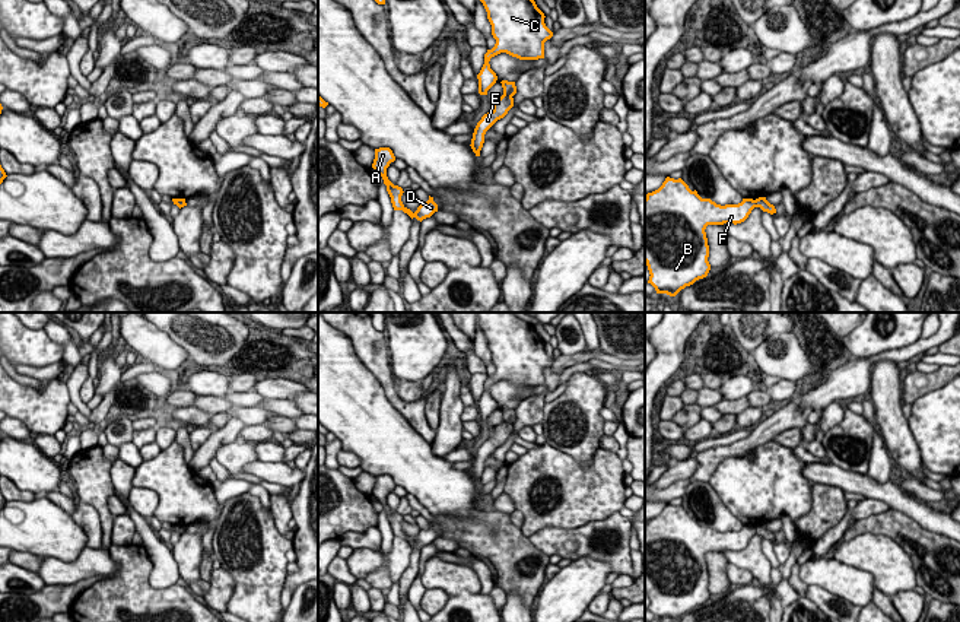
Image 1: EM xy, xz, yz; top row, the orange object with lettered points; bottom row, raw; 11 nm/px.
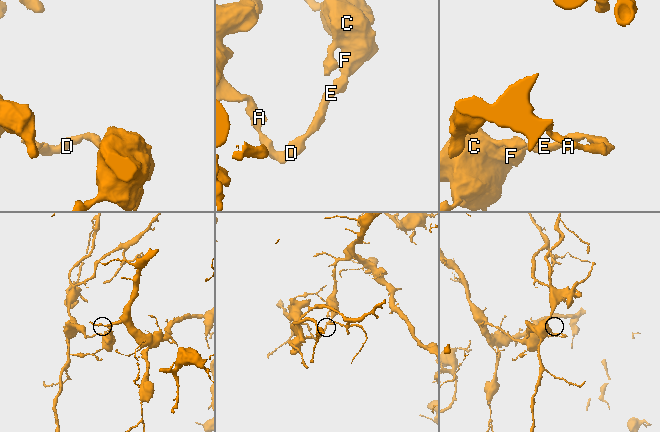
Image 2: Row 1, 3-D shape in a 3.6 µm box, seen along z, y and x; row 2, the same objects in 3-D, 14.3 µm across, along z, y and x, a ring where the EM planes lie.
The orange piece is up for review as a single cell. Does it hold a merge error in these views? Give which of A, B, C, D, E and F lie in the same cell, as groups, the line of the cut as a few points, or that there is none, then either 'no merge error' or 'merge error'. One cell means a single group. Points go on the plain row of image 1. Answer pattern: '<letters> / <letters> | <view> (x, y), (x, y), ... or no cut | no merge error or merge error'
A D E / B C F | xz (504, 419), (511, 424) | merge error

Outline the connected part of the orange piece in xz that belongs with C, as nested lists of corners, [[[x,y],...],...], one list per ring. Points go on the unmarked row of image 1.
[[[477,312],[477,326],[487,339],[496,366],[495,374],[484,381],[484,391],[477,402],[479,421],[487,422],[498,407],[489,391],[492,384],[506,380],[519,387],[544,385],[544,369],[553,359],[546,353],[546,343],[534,326],[514,312]]]

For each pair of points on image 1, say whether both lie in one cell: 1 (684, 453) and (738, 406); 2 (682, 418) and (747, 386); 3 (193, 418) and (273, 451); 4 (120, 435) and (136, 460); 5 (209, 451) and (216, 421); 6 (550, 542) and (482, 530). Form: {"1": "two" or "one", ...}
{"1": "two", "2": "two", "3": "two", "4": "two", "5": "two", "6": "two"}

